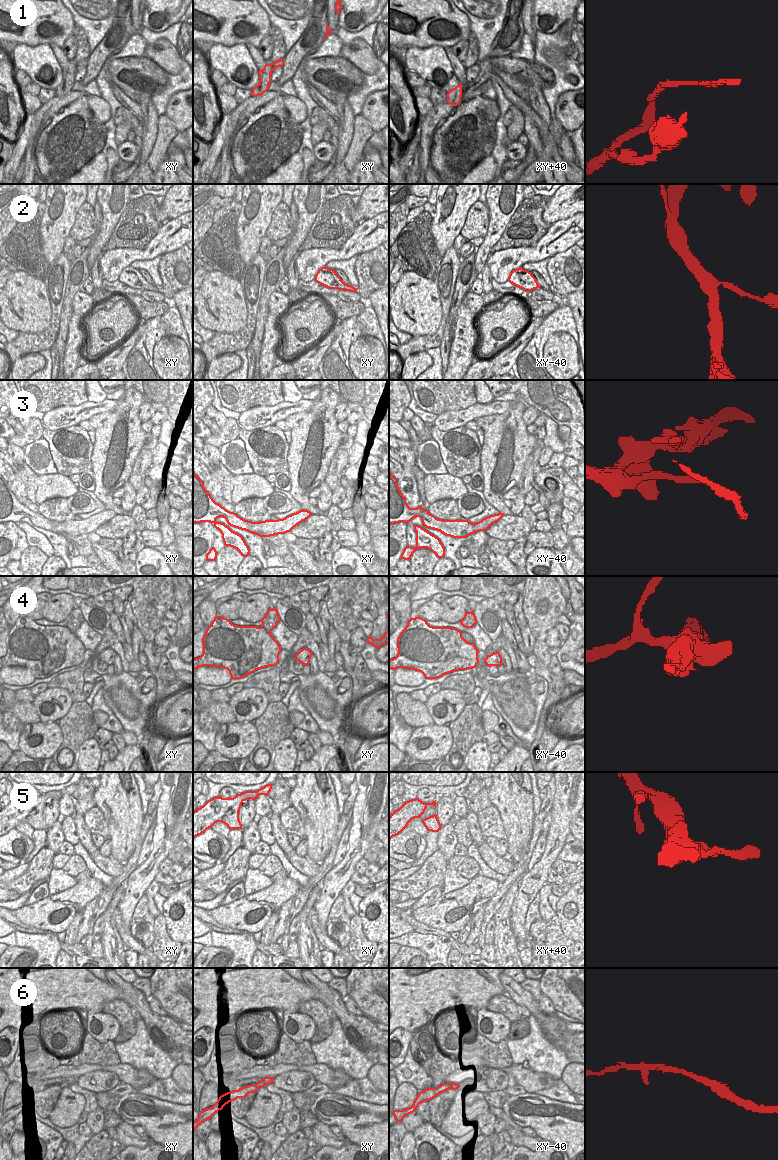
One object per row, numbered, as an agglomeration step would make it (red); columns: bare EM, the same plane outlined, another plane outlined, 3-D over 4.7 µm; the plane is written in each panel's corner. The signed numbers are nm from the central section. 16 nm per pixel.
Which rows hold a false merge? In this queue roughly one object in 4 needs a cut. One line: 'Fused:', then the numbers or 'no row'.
Fused: 1, 4

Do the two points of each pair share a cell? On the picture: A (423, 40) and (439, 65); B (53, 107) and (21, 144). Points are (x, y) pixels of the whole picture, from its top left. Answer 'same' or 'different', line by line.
A: different
B: same

